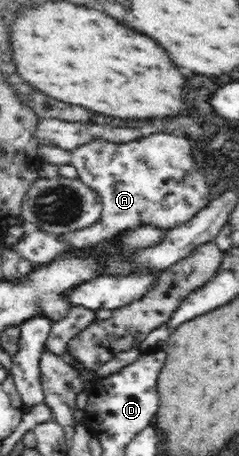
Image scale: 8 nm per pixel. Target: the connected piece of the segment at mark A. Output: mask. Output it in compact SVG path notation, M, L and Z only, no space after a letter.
M157 131L130 143L110 143L94 137L74 149L62 149L44 140L37 153L46 164L75 167L78 178L100 195L102 212L96 223L57 235L58 240L73 248L92 247L140 223L174 230L195 217L212 199L204 171L192 161L194 141L184 136Z

